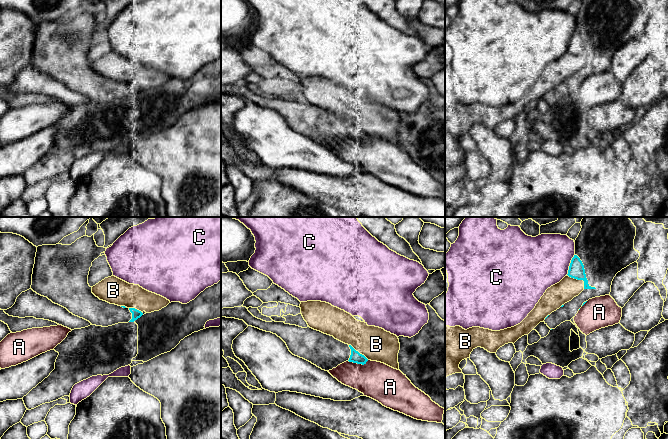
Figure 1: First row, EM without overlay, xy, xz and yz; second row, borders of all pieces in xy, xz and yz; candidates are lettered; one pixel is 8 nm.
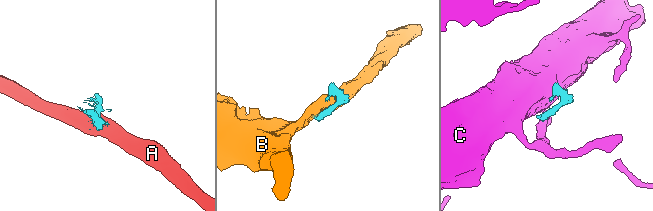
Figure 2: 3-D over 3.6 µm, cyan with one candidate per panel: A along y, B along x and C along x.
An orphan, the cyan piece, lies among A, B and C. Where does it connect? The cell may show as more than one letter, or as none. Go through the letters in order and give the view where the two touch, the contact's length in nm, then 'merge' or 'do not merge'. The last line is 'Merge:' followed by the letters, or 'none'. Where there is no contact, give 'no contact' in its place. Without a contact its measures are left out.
A: meets cyan in xz; contact 170 nm long; do not merge
B: meets cyan in yz; contact 180 nm long; do not merge
C: meets cyan in yz; contact 180 nm long; do not merge
Merge: none

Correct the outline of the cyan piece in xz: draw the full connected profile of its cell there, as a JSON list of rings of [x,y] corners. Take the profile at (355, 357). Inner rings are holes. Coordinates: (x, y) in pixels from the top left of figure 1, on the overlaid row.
[[[243,306],[223,308],[221,317],[243,320],[248,326],[276,334],[286,343],[293,355],[303,358],[325,371],[332,370],[346,361],[362,365],[368,361],[351,345],[345,344],[333,336],[310,327],[302,328],[284,322],[266,322],[254,317]]]

